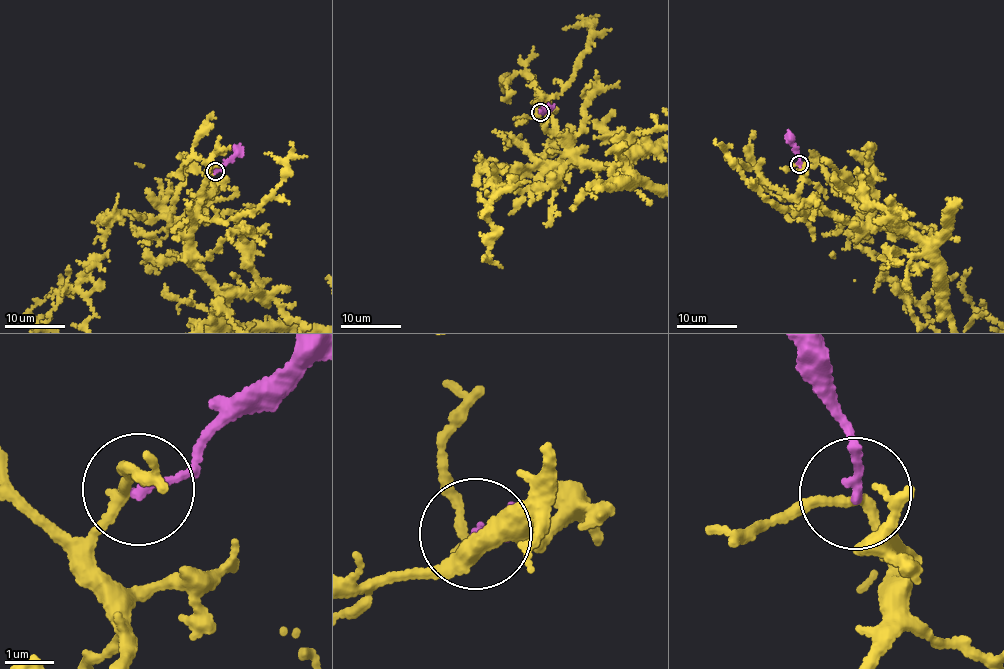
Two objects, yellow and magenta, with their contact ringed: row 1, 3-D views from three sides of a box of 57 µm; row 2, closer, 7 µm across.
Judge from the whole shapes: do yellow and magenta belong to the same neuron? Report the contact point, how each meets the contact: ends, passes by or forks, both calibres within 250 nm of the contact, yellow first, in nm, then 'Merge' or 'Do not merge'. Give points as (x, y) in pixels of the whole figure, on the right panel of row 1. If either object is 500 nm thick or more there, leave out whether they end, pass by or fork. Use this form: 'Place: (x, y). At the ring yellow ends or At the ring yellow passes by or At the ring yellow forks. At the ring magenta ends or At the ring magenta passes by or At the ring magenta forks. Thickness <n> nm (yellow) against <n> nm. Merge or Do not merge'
Place: (799, 164). At the ring yellow passes by. At the ring magenta ends. Thickness 170 nm (yellow) against 170 nm. Do not merge

